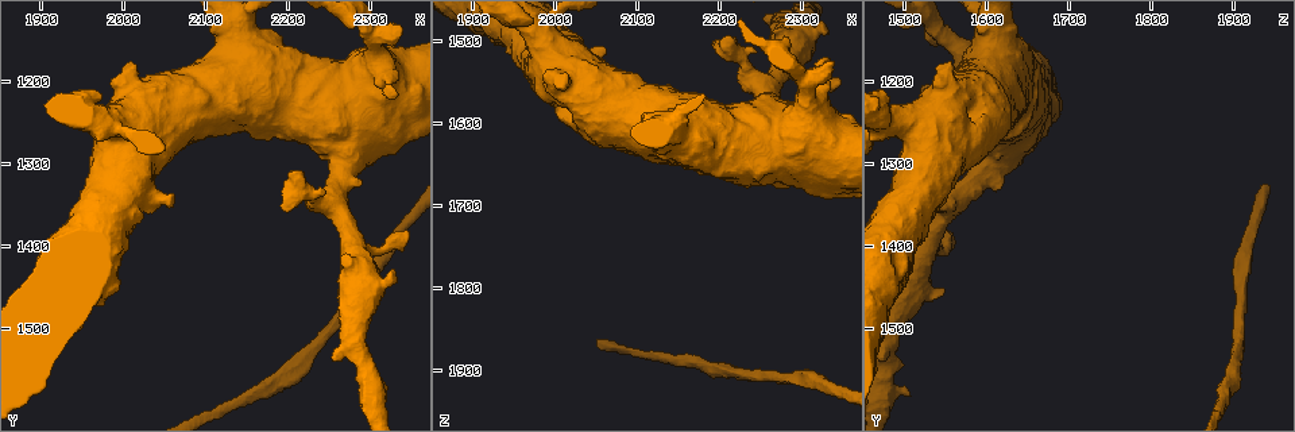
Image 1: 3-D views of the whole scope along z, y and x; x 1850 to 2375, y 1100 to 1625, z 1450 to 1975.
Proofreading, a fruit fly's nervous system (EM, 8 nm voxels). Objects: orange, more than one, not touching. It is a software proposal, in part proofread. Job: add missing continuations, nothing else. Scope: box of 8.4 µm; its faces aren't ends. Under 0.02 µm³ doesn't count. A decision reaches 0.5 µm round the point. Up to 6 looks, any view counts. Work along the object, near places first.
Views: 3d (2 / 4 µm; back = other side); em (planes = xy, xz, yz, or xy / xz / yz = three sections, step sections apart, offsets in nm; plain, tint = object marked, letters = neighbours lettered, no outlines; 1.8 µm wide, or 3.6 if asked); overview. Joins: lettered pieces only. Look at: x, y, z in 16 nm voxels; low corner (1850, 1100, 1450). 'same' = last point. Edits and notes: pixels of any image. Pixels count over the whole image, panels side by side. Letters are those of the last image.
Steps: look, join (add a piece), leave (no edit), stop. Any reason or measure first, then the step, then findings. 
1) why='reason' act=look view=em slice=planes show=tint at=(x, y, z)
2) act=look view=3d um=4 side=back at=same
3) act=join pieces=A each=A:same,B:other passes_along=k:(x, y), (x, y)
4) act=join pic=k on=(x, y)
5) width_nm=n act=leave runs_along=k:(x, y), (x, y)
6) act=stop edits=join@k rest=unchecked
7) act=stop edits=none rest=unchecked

act=look view=em slice=planes show=letters at=(2330, 1220, 1520)

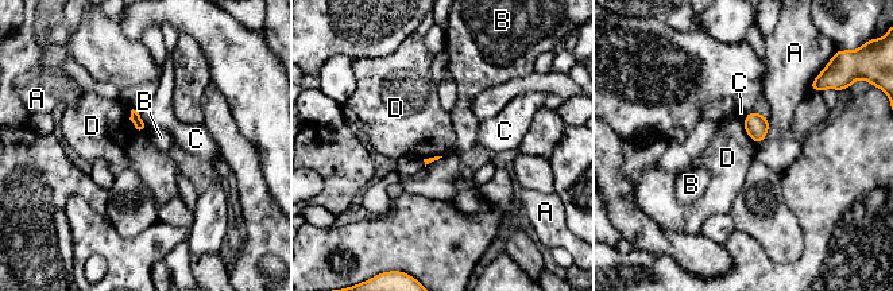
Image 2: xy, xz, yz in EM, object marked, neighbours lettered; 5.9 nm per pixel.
act=leave each=A:other,B:other,C:other,D:other border=2:(743, 128), (756, 144) found='none of them fits'

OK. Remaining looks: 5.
why='branch stops here' act=look view=em um=3.6 slice=planes show=letters at=(2195, 1355, 1505)

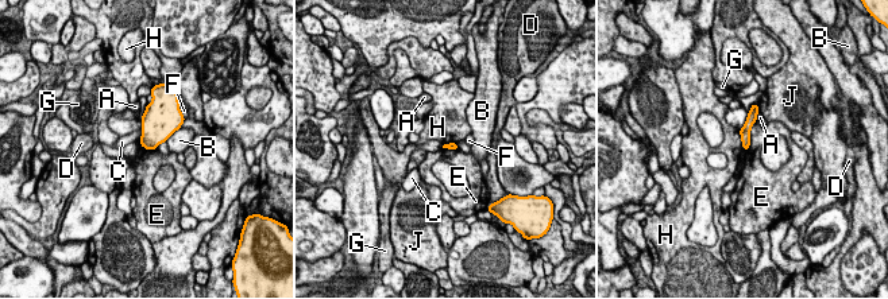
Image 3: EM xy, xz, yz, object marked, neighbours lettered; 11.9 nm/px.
act=leave each=A:other,B:other,C:other,D:other,E:other,F:other,G:other,H:other,J:other border=3:(756, 120), (745, 151) found='none of them fits'

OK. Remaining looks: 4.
why='branch stops here' act=look view=em slice=planes show=letters at=(2330, 1425, 1490)

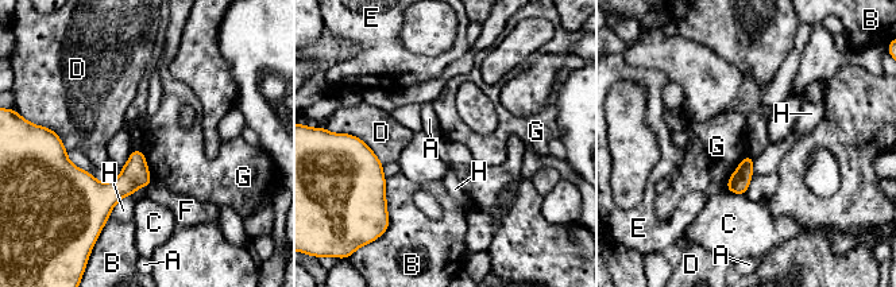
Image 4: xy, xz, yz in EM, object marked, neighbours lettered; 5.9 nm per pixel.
act=leave each=A:other,B:other,C:other,D:other,E:other,F:other,G:other,H:other border=4:(748, 152), (729, 178), (725, 190) found='none of them fits'

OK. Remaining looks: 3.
act=stop edits=none rest=unchecked

